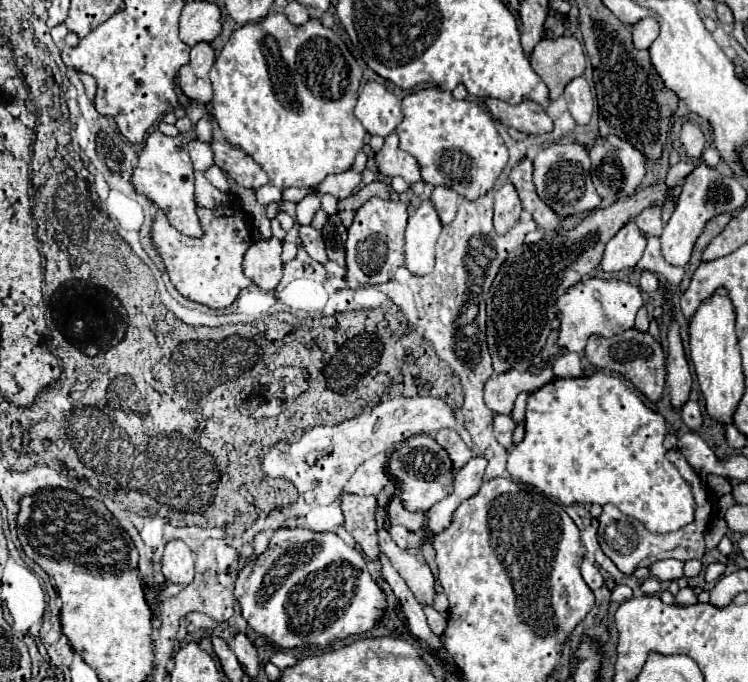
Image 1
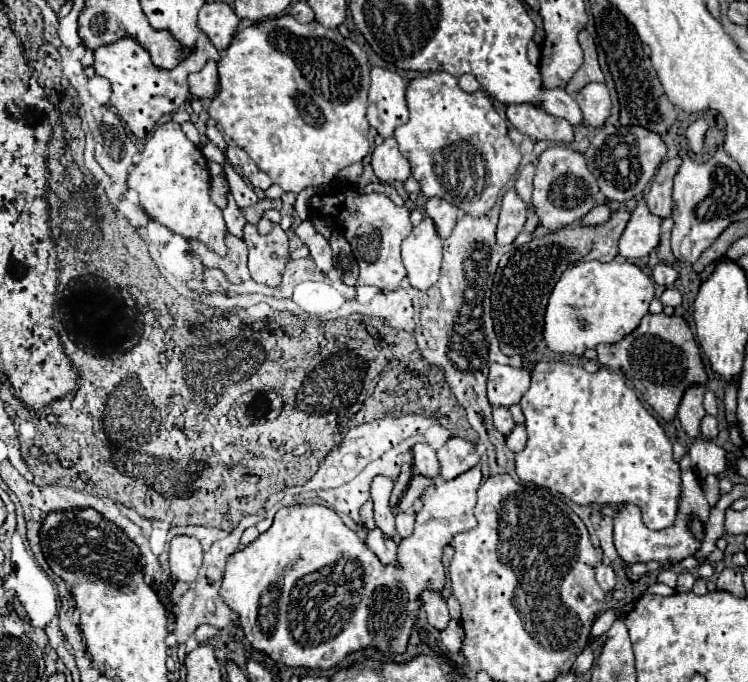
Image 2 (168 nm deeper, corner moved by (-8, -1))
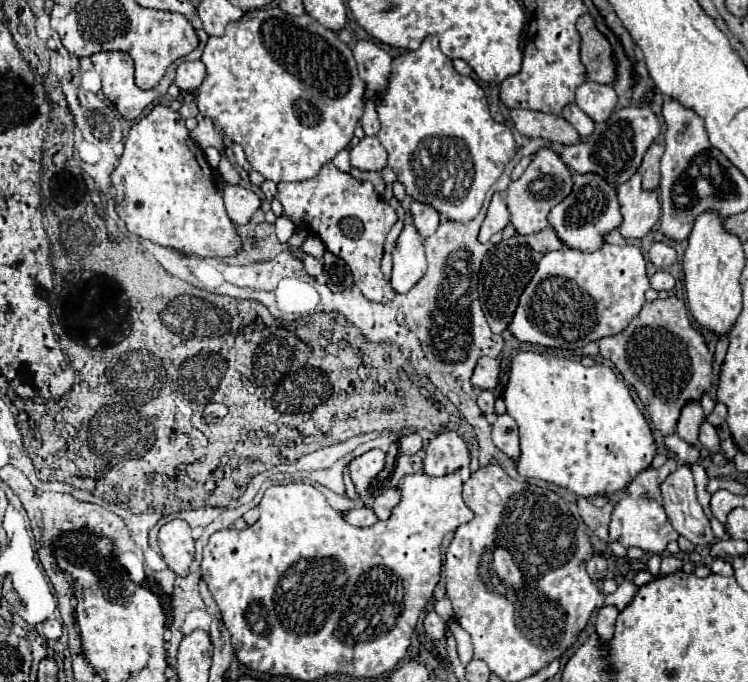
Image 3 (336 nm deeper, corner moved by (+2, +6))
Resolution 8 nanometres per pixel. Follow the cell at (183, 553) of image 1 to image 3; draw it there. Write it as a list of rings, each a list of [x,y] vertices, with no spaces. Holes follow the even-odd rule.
[[[172,520],[164,524],[158,532],[158,544],[168,568],[178,576],[186,576],[188,566],[194,560],[194,540],[190,536],[188,522]]]

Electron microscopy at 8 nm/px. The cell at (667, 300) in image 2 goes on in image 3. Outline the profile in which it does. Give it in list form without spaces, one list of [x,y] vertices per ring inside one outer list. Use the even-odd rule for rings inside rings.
[[[656,272],[652,278],[650,278],[650,286],[656,290],[656,292],[660,292],[660,290],[672,290],[674,288],[674,278],[672,278],[672,274],[670,272]]]

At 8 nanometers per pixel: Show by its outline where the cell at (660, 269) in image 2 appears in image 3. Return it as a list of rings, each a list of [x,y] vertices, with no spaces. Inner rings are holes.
[[[654,242],[648,252],[648,258],[656,268],[668,268],[676,262],[676,250],[664,242]]]

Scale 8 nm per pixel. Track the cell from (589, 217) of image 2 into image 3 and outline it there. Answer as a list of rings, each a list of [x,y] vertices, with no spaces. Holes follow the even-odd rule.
[[[574,174],[572,194],[552,208],[548,220],[554,226],[558,238],[568,248],[576,248],[582,252],[594,252],[604,244],[602,236],[618,228],[622,222],[616,190],[610,188],[610,184],[606,184],[606,180],[602,180],[596,174]]]

